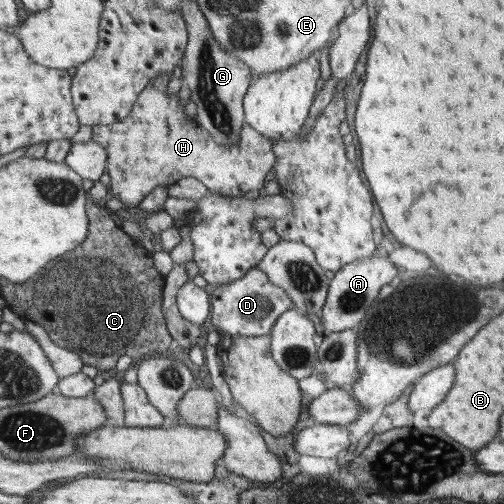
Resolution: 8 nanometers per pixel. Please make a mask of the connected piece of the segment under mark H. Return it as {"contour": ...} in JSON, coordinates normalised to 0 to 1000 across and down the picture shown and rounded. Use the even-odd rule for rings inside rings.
{"contour":[[[337,149],[304,159],[272,192],[272,204],[250,236],[222,248],[183,252],[183,276],[204,288],[214,304],[214,345],[220,353],[224,389],[244,401],[246,409],[272,409],[312,369],[335,371],[371,349],[399,359],[415,379],[431,379],[442,387],[462,385],[466,391],[522,373],[530,347],[542,341],[550,317],[542,300],[542,280],[486,242],[486,250],[474,258],[478,278],[472,290],[429,286],[415,258],[399,250],[391,228],[373,232],[367,210],[355,206],[357,187],[331,188],[331,167],[339,155]]]}

